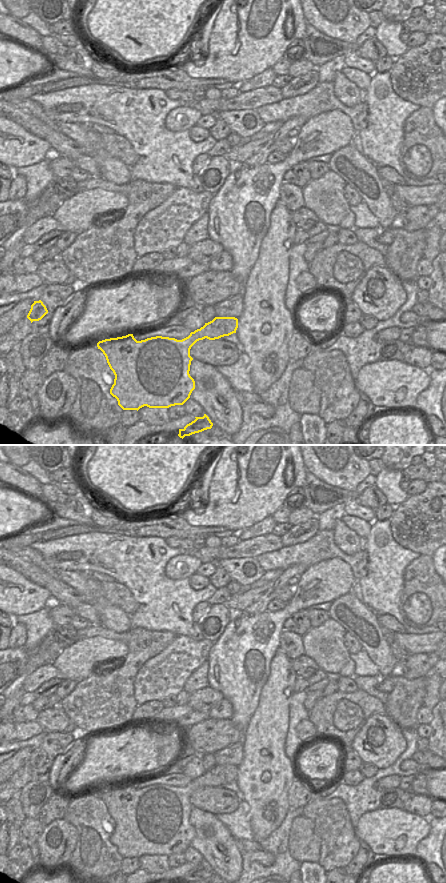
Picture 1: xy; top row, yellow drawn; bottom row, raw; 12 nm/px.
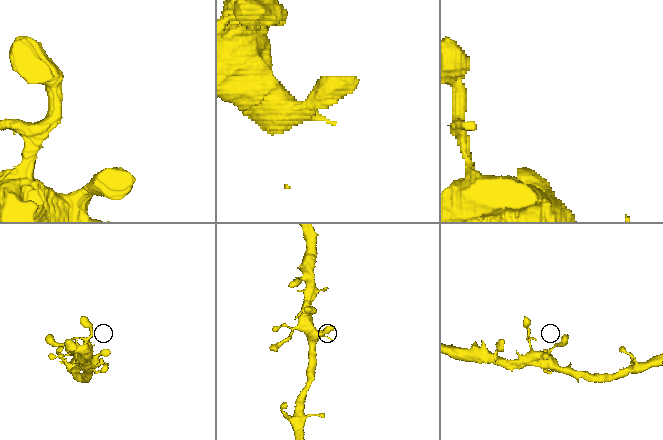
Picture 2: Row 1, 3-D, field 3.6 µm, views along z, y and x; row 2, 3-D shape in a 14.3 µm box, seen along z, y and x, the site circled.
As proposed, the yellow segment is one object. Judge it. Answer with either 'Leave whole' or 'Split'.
Leave whole

